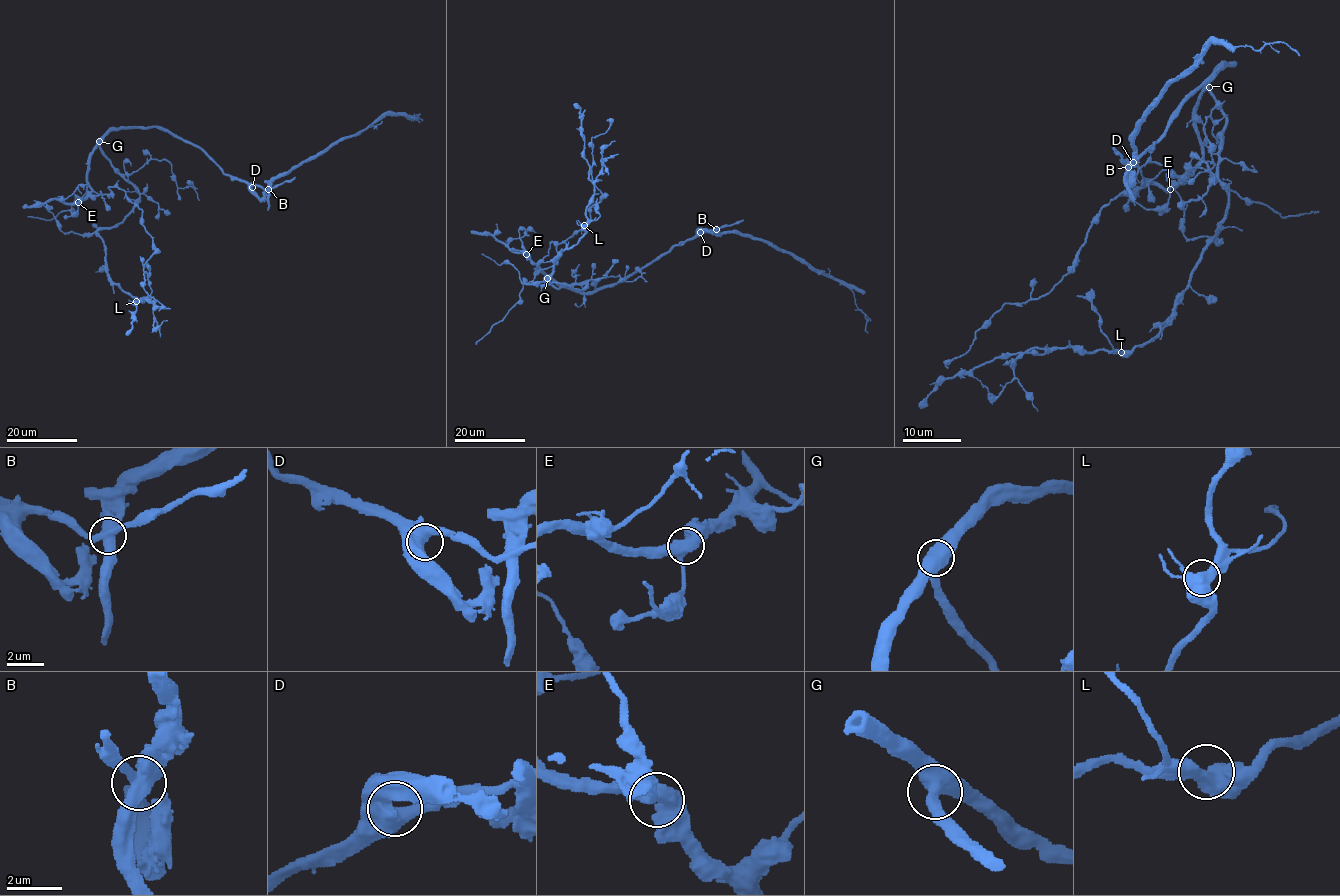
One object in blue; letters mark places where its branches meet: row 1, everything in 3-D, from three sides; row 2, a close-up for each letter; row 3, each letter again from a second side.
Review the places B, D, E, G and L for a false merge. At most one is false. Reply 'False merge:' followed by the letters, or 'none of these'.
False merge: B

